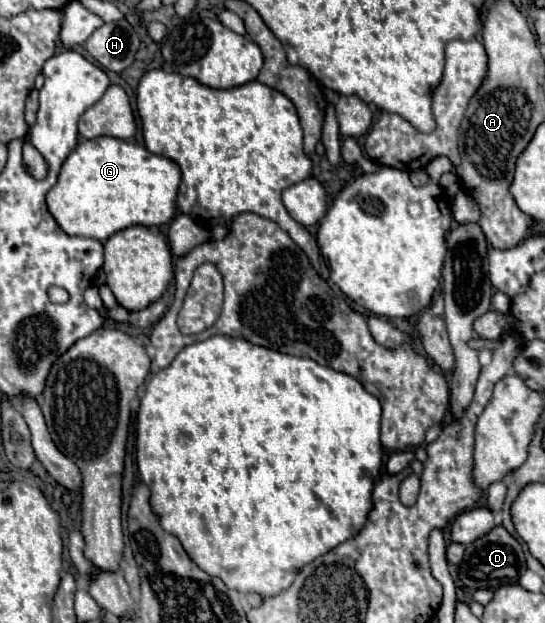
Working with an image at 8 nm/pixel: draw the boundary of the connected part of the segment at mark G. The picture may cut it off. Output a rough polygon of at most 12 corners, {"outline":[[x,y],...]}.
{"outline":[[81,141],[47,193],[67,235],[105,243],[175,215],[181,169]]}

